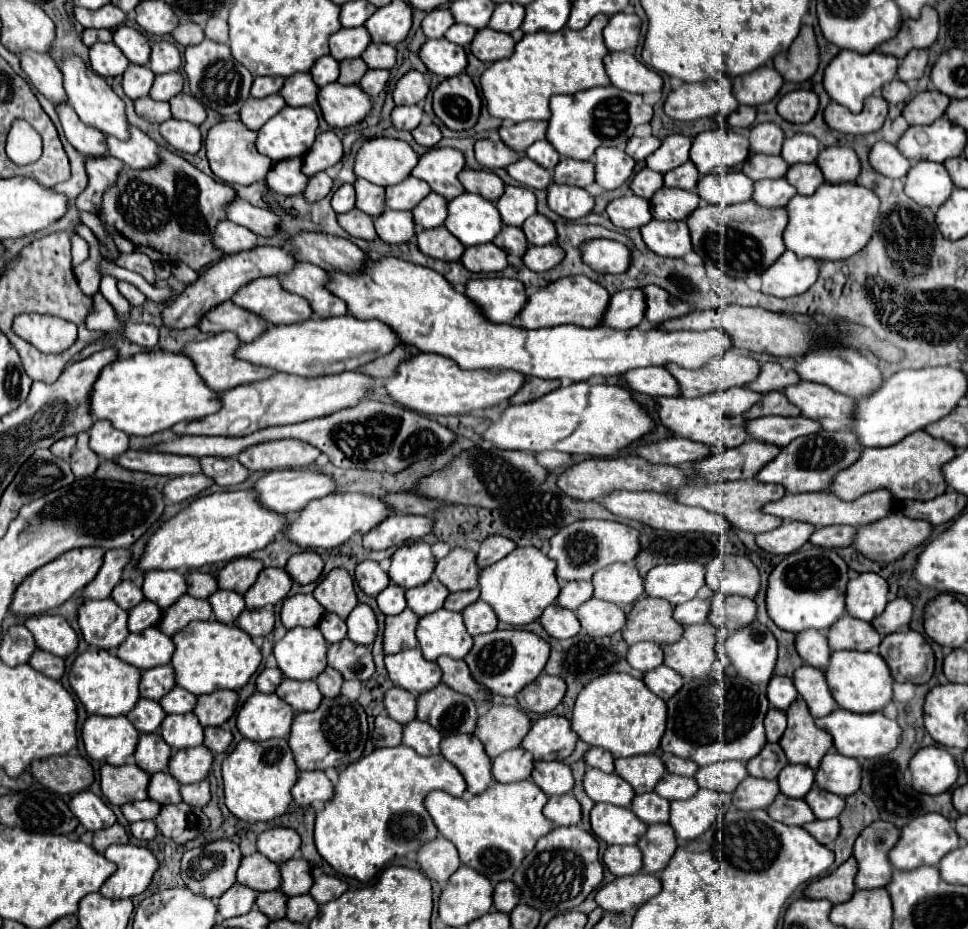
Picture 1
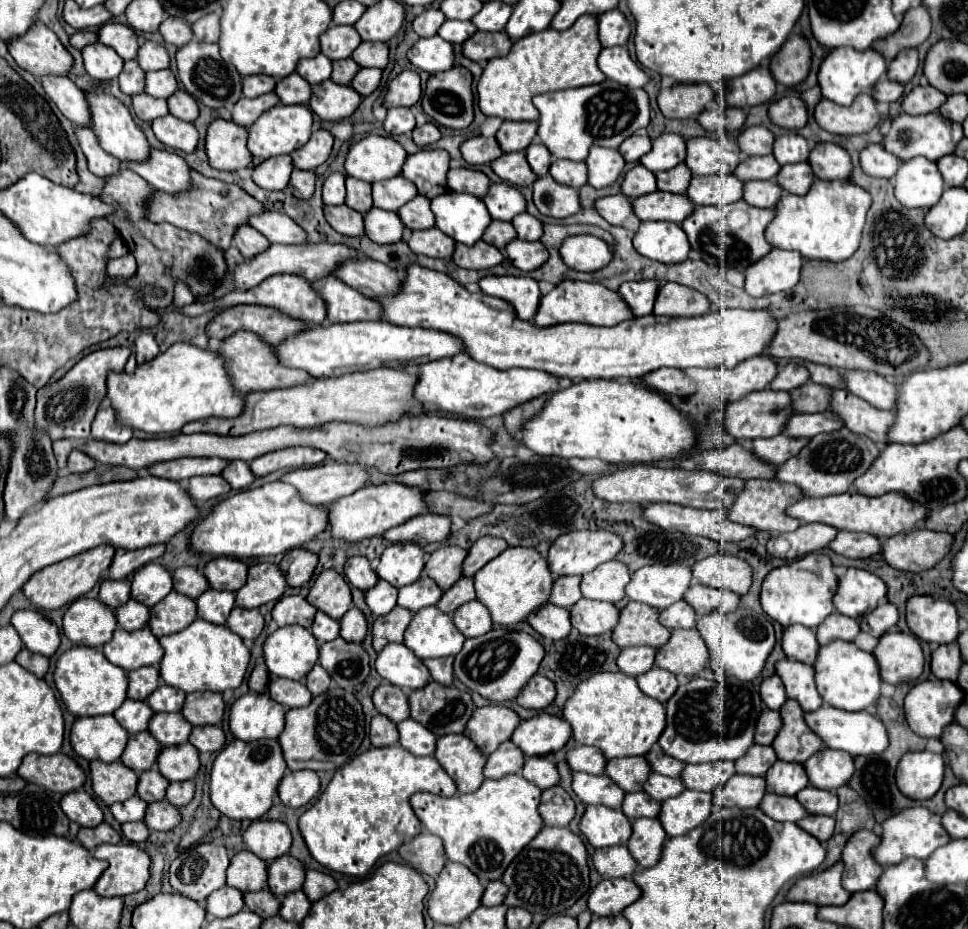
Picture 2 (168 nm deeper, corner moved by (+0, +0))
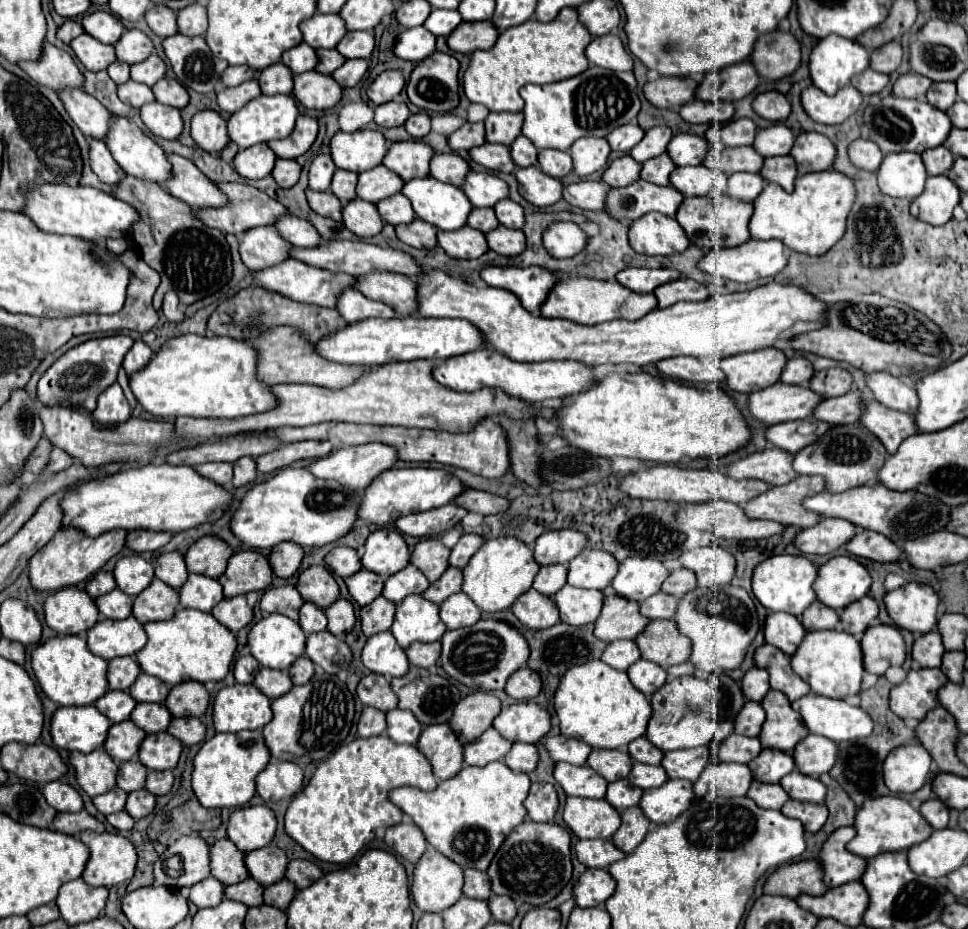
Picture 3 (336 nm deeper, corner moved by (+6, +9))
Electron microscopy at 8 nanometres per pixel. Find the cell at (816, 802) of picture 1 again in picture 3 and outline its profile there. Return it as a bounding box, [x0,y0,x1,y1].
[780,770,826,802]

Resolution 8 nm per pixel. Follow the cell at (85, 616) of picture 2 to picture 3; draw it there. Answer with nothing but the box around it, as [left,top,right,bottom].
[44,588,98,634]

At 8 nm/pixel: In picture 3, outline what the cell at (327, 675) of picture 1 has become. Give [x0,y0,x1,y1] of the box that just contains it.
[290,656,314,684]

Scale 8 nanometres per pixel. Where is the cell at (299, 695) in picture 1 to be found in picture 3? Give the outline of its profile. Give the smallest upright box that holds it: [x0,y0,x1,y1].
[252,668,292,700]

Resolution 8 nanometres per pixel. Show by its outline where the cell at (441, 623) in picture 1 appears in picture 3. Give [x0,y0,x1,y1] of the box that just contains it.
[390,594,446,648]

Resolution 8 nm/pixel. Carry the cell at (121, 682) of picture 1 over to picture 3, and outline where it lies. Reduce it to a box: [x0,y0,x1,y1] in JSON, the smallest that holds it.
[30,636,108,706]

